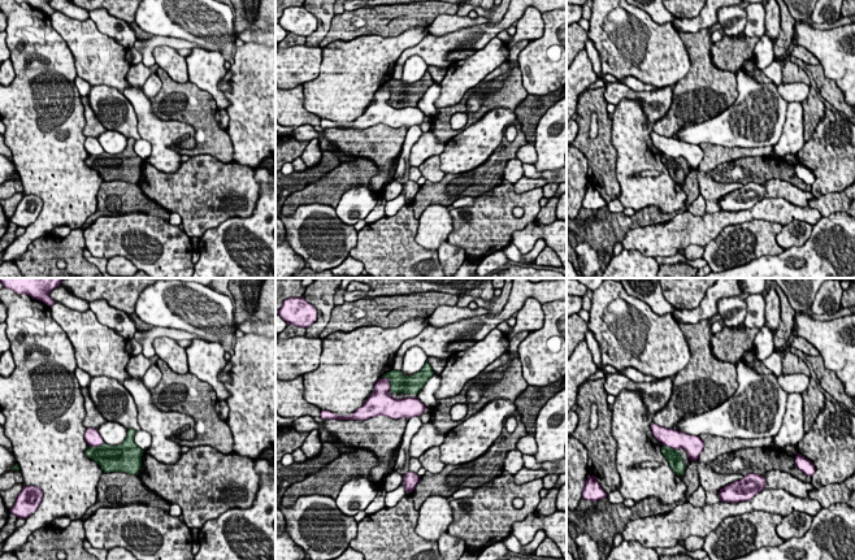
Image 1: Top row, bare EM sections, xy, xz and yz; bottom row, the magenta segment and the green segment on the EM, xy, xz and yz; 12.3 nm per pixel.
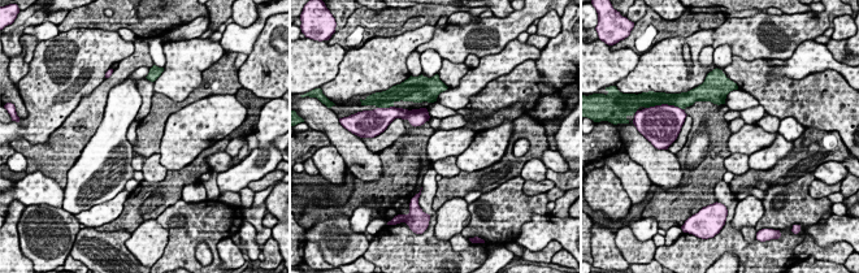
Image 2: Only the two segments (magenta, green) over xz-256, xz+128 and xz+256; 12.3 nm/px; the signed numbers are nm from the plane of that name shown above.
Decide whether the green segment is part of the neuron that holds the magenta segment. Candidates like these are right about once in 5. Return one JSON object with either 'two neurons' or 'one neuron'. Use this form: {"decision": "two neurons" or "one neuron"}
{"decision": "two neurons"}

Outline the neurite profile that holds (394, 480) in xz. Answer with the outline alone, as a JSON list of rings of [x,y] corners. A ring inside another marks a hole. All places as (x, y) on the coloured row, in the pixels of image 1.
[[[391,472],[386,477],[386,479],[383,482],[383,487],[387,492],[390,492],[390,491],[394,491],[395,489],[398,489],[402,485],[402,482],[403,482],[403,477],[396,472]]]

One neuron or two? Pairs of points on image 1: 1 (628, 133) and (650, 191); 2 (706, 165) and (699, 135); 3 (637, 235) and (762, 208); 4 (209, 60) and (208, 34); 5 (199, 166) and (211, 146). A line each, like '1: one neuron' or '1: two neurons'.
1: one neuron
2: two neurons
3: one neuron
4: two neurons
5: two neurons

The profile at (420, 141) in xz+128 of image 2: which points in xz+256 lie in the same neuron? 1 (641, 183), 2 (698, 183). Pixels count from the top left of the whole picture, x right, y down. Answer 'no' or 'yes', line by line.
1: no
2: yes

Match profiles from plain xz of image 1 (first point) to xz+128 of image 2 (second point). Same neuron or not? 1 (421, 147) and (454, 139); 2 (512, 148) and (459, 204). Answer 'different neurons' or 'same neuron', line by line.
1: same neuron
2: different neurons

